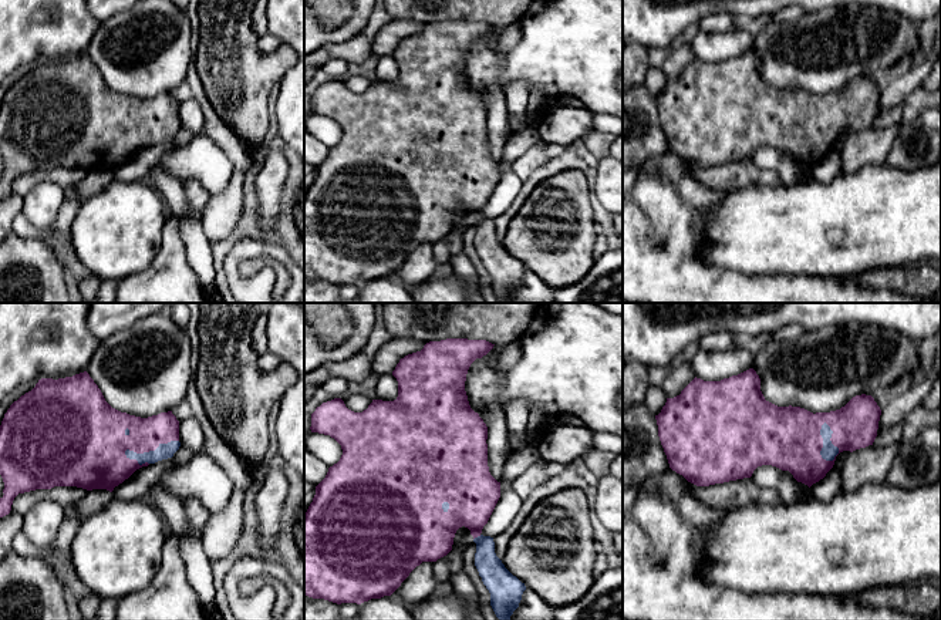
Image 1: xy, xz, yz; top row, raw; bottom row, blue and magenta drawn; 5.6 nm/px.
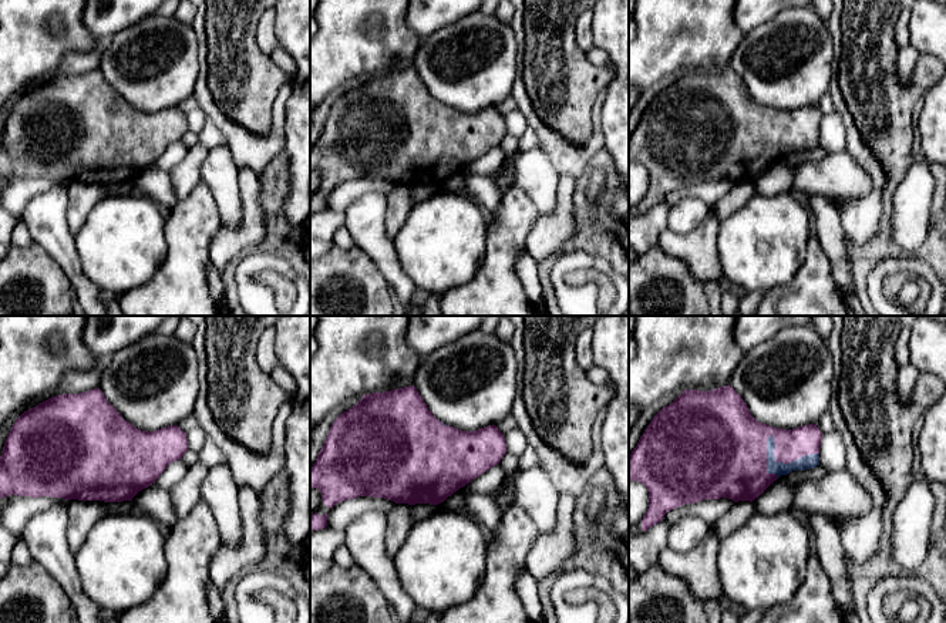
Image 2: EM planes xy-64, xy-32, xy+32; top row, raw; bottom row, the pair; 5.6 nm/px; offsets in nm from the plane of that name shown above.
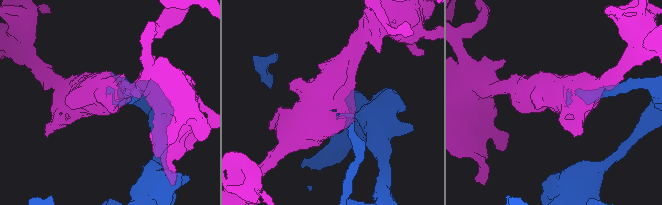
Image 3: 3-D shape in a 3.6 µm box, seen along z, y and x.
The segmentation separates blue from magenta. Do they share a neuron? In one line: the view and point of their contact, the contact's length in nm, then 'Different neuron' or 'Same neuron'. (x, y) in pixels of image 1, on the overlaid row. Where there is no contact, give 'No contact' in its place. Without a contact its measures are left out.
Touches blue at xy (149, 451). Shared border 320 nm. Same neuron

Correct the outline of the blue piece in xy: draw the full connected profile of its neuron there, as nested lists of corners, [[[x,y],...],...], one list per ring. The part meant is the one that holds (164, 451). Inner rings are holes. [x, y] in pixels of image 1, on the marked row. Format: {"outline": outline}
{"outline": [[[87,371],[65,378],[41,378],[36,387],[14,401],[0,425],[0,475],[4,482],[0,518],[11,511],[18,493],[77,486],[87,491],[107,489],[128,479],[136,469],[172,458],[179,449],[179,421],[172,411],[141,418],[112,408]]]}

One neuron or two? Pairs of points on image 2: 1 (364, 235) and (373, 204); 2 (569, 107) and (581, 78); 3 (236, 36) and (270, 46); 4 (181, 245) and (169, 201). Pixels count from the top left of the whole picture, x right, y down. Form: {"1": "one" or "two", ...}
{"1": "one", "2": "one", "3": "two", "4": "two"}

